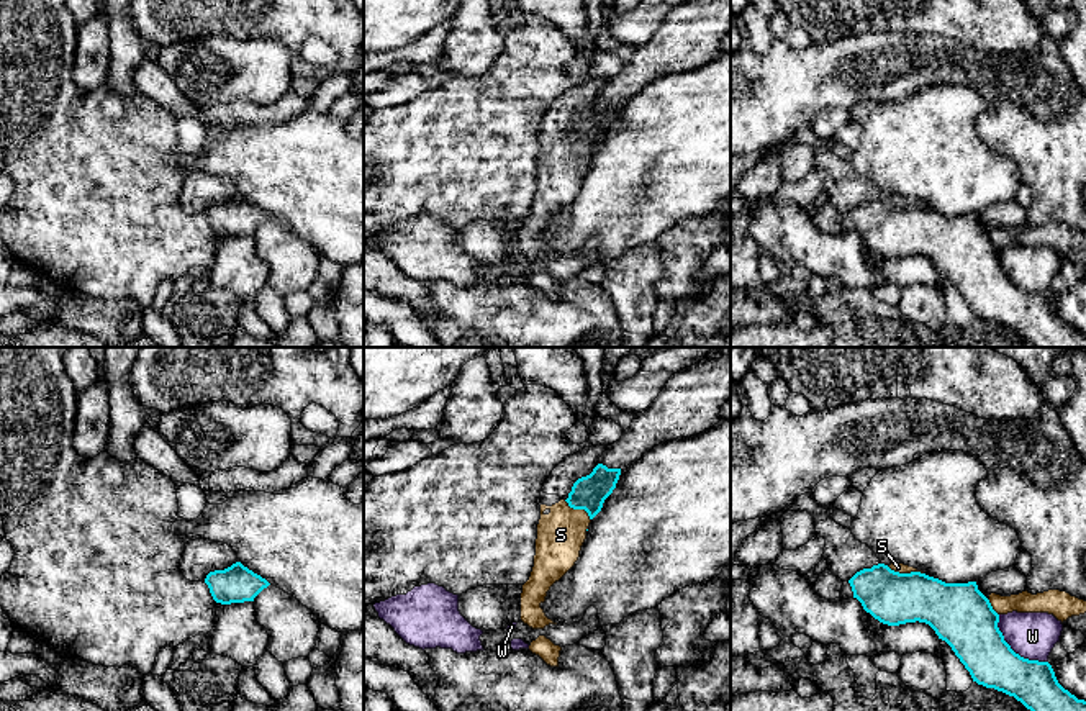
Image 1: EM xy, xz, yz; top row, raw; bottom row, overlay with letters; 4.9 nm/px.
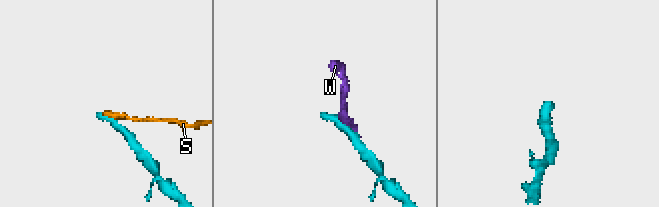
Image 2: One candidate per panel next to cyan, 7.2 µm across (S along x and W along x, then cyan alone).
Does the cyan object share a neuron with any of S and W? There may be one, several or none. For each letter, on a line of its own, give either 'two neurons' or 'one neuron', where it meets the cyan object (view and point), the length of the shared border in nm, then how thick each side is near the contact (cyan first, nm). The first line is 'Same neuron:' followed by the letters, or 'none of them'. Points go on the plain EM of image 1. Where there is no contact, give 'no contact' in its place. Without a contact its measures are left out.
Same neuron: none of them
S: two neurons | yz (904, 207) | 190 nm | 260/50 nm
W: two neurons | yz (1011, 282) | 340 nm | 280/220 nm

